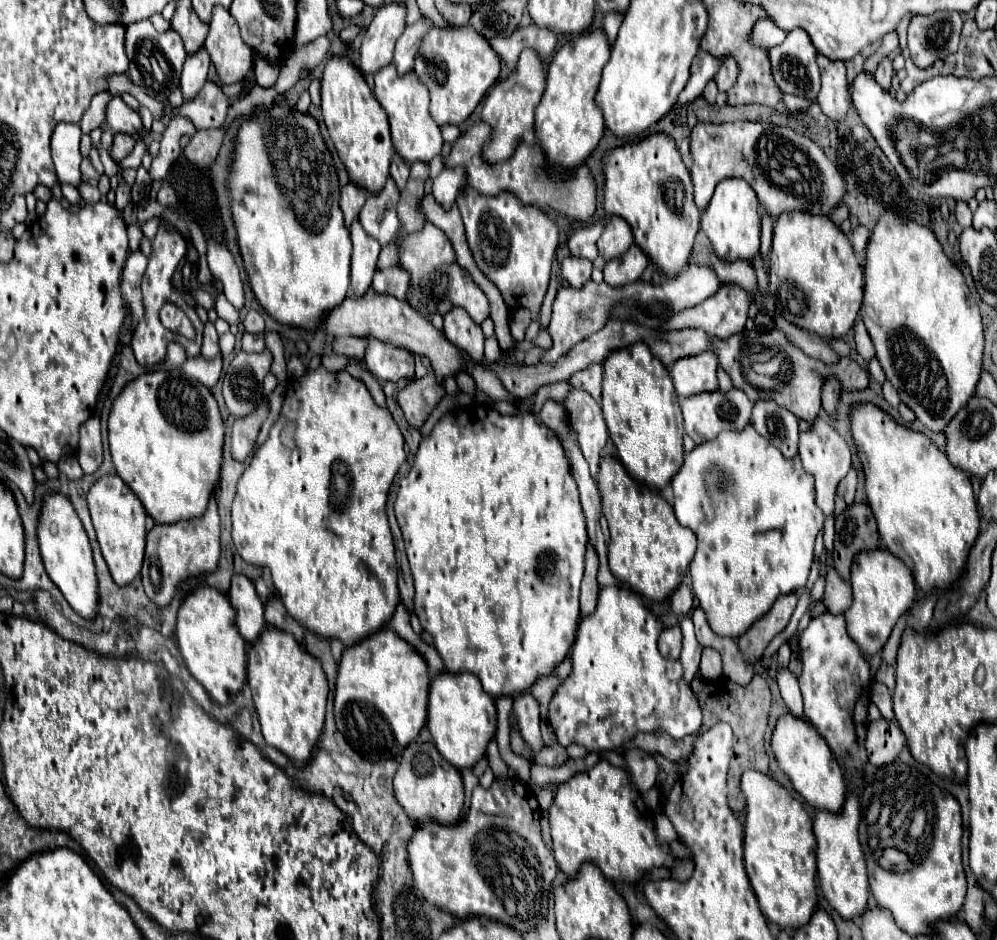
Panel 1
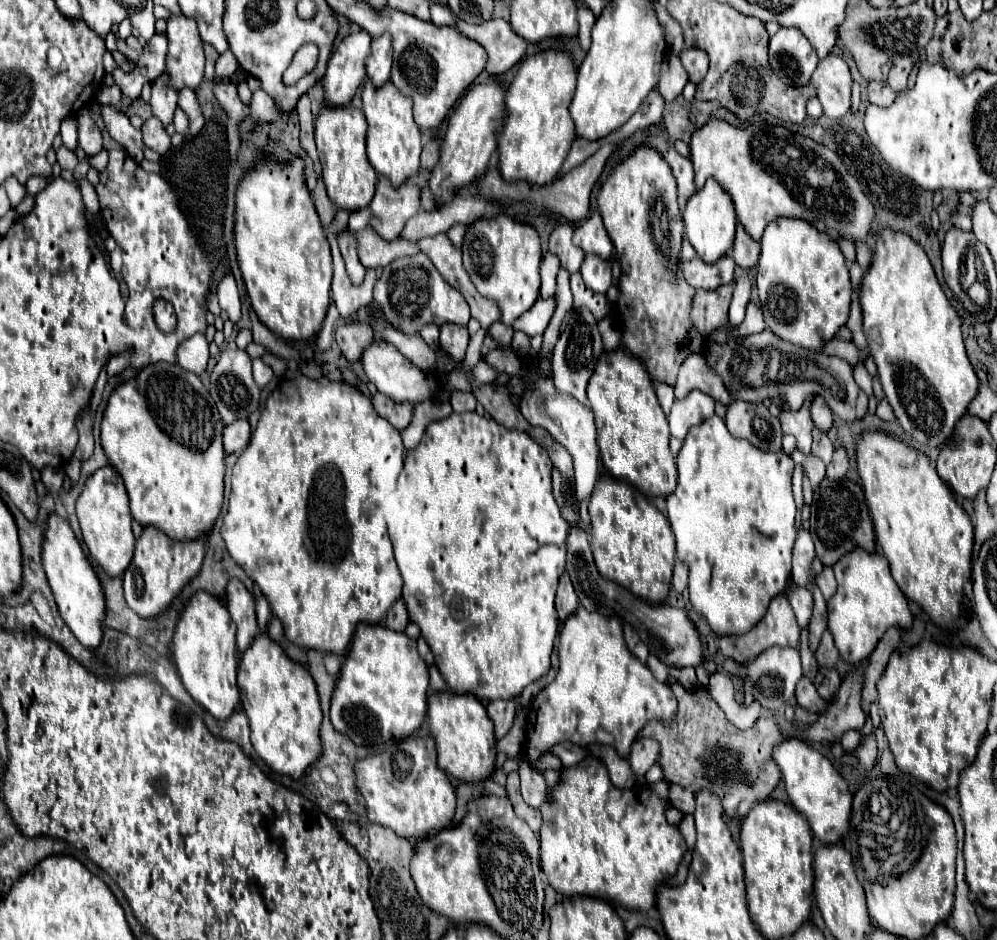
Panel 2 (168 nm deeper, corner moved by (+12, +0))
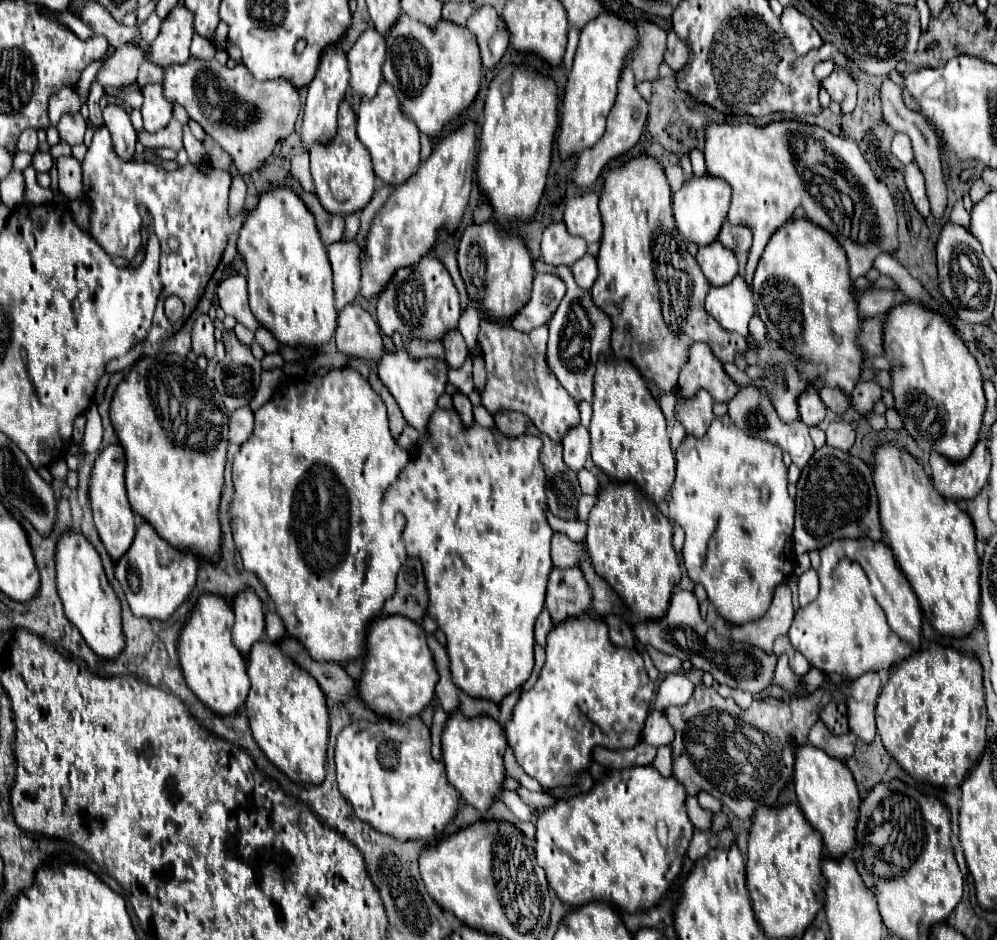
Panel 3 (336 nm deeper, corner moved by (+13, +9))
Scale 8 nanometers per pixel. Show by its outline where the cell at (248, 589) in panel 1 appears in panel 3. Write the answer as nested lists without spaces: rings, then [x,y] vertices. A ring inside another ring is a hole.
[[[244,590],[234,598],[236,622],[232,626],[232,640],[236,648],[248,656],[254,642],[264,636],[264,610],[254,590]]]

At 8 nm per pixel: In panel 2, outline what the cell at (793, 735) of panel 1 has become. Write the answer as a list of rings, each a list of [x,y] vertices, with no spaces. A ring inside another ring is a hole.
[[[797,737],[783,739],[773,749],[773,761],[783,773],[783,781],[785,781],[791,805],[795,807],[795,811],[799,811],[807,819],[813,835],[821,843],[829,843],[829,845],[839,841],[849,827],[853,795],[847,789],[847,781],[835,771],[831,761]]]

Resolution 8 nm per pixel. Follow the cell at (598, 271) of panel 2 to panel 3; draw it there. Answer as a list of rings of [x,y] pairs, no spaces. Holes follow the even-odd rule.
[[[586,254],[584,258],[580,258],[578,262],[574,262],[570,266],[572,270],[572,276],[576,280],[576,284],[584,290],[590,290],[592,288],[592,282],[596,280],[596,274],[598,274],[598,266],[596,266],[596,258]]]

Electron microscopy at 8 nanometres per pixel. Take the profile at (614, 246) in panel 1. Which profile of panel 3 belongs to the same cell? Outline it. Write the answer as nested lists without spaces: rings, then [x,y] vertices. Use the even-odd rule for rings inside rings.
[[[584,192],[568,200],[564,222],[570,234],[584,238],[588,244],[600,242],[602,238],[602,218],[598,210],[598,194]]]

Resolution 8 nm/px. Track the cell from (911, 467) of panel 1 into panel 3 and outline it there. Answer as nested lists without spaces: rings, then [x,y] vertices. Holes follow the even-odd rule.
[[[884,444],[876,450],[874,486],[884,534],[900,570],[920,600],[924,616],[940,634],[968,636],[980,616],[980,558],[970,516],[952,500],[936,494],[922,464],[894,444]]]

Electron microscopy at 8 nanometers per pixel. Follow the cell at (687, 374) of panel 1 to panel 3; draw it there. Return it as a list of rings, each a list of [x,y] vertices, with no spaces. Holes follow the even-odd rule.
[[[704,344],[690,346],[690,362],[682,368],[680,380],[678,380],[678,394],[682,394],[684,398],[696,396],[698,390],[706,390],[714,398],[714,402],[728,402],[738,392],[738,384],[724,372],[722,362],[718,362],[714,358],[714,354],[708,350],[708,346],[704,346]]]

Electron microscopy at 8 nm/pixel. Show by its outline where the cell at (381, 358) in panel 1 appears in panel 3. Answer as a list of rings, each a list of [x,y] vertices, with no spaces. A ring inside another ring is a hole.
[[[398,350],[394,354],[384,352],[384,358],[378,362],[378,378],[384,382],[384,386],[390,390],[390,394],[396,398],[404,420],[408,426],[418,430],[420,438],[428,432],[428,420],[432,412],[436,410],[438,398],[444,394],[446,382],[448,382],[448,366],[444,360],[438,358],[420,358],[410,360],[406,350]]]

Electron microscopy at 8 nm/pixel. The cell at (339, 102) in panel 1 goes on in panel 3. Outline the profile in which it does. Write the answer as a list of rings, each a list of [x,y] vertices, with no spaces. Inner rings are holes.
[[[340,102],[338,110],[338,134],[336,138],[322,146],[316,144],[310,150],[310,170],[314,178],[314,192],[320,204],[330,214],[354,214],[360,212],[376,192],[376,174],[372,174],[372,162],[368,162],[368,150],[360,146],[356,138],[356,114],[352,112],[348,102]]]

